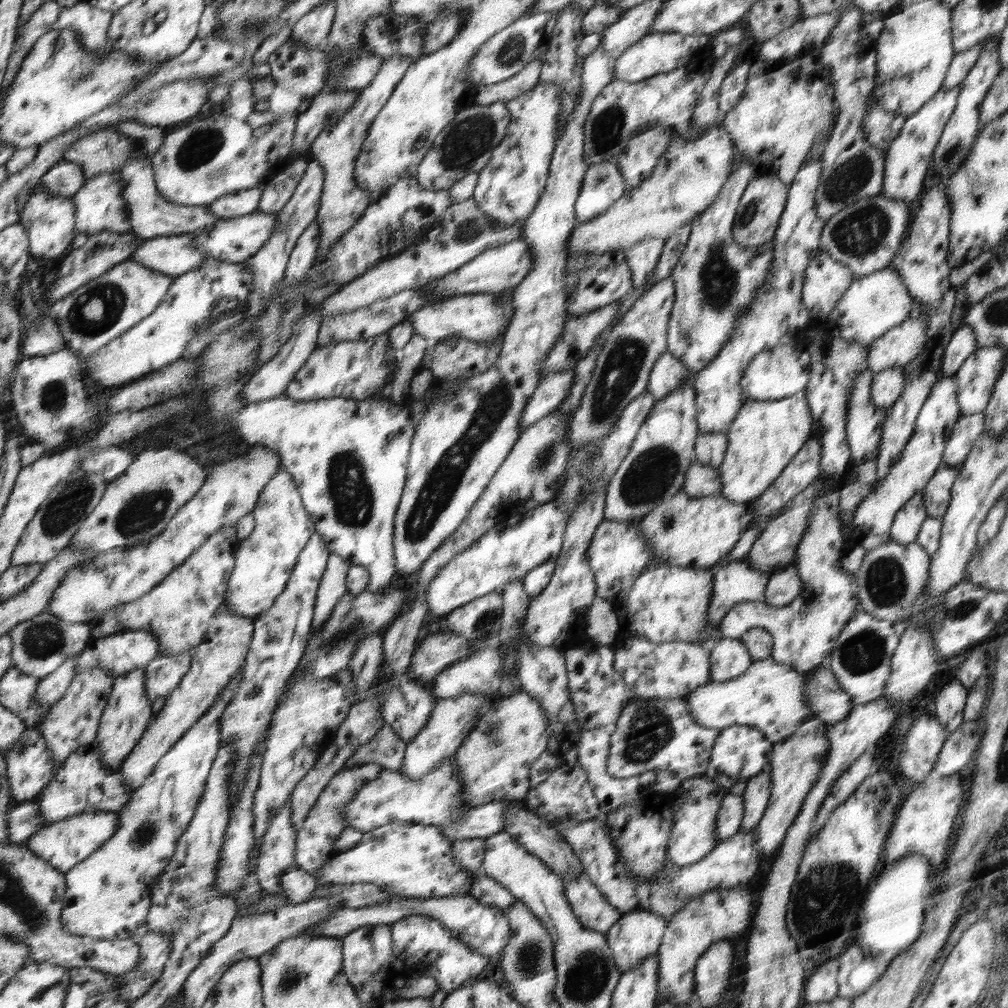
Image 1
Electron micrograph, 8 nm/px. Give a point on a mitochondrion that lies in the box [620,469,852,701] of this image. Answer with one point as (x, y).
(667, 523)

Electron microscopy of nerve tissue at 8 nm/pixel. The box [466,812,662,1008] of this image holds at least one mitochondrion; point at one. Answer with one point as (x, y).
(587, 973)

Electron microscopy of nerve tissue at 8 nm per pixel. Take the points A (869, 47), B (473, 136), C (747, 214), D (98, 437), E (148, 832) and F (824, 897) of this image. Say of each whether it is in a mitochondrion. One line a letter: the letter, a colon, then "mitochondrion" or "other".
A: other
B: mitochondrion
C: mitochondrion
D: other
E: mitochondrion
F: mitochondrion

